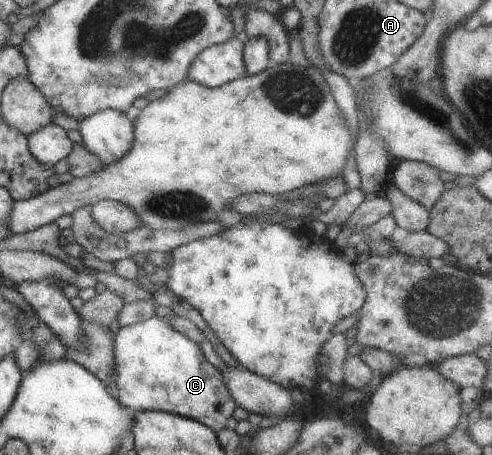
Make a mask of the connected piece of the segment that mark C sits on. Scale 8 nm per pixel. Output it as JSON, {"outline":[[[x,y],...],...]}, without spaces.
{"outline":[[[154,314],[145,320],[119,327],[117,332],[115,332],[115,336],[112,337],[112,353],[113,368],[115,368],[115,386],[117,387],[115,396],[117,396],[117,401],[123,407],[128,406],[134,411],[161,411],[180,417],[190,418],[191,420],[204,424],[206,427],[214,430],[215,433],[217,433],[221,428],[225,428],[225,421],[231,416],[233,408],[235,408],[236,404],[229,396],[224,382],[220,377],[220,372],[215,367],[213,367],[213,365],[211,365],[205,359],[205,357],[203,357],[203,353],[196,342],[189,340],[185,335],[182,335],[179,331],[176,331],[170,324],[167,324],[165,318],[161,318]]]}

